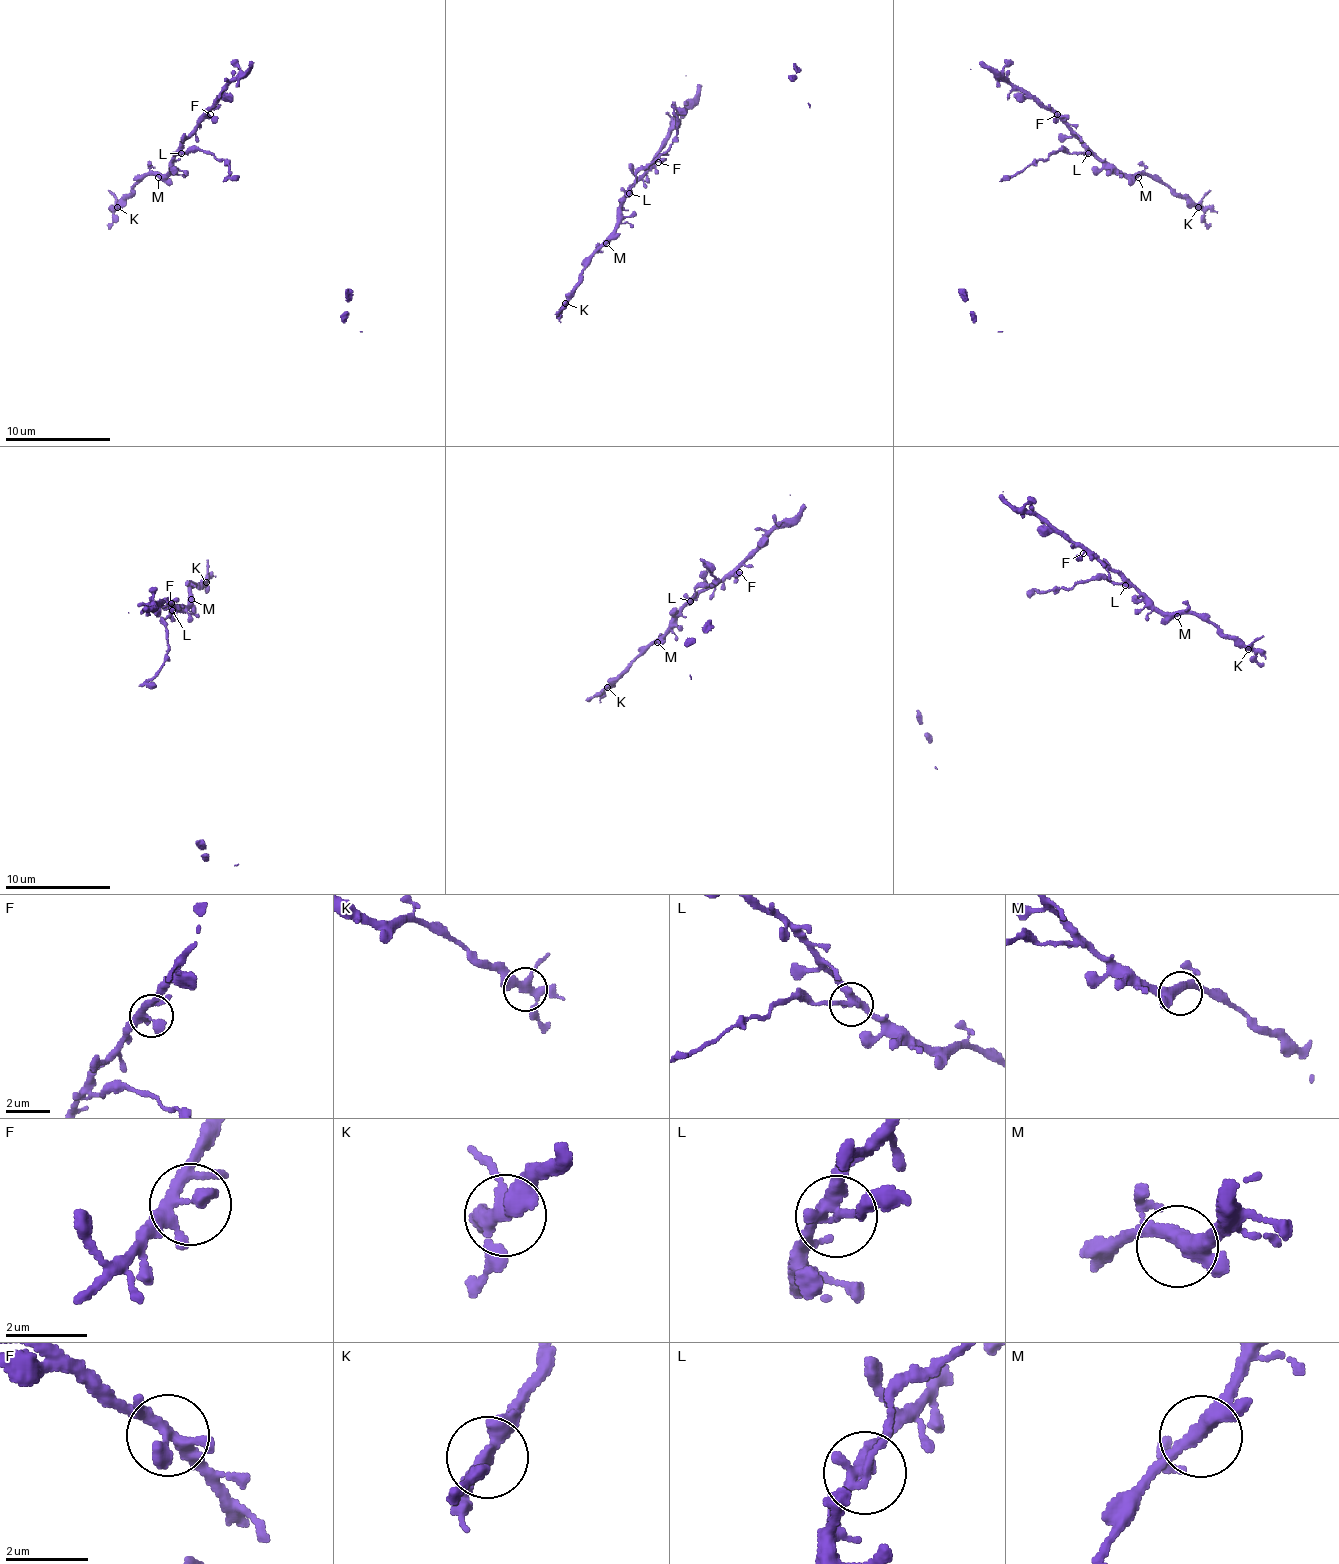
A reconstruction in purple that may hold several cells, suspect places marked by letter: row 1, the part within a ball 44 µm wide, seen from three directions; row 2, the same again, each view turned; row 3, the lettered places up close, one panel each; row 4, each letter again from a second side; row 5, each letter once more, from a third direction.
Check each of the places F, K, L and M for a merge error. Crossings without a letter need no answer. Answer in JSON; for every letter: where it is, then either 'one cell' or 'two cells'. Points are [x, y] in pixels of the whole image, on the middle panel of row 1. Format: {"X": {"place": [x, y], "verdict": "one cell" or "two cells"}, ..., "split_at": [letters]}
{"F": {"place": [658, 162], "verdict": "one cell"}, "K": {"place": [565, 303], "verdict": "one cell"}, "L": {"place": [629, 193], "verdict": "two cells"}, "M": {"place": [606, 243], "verdict": "one cell"}, "split_at": ["L"]}

